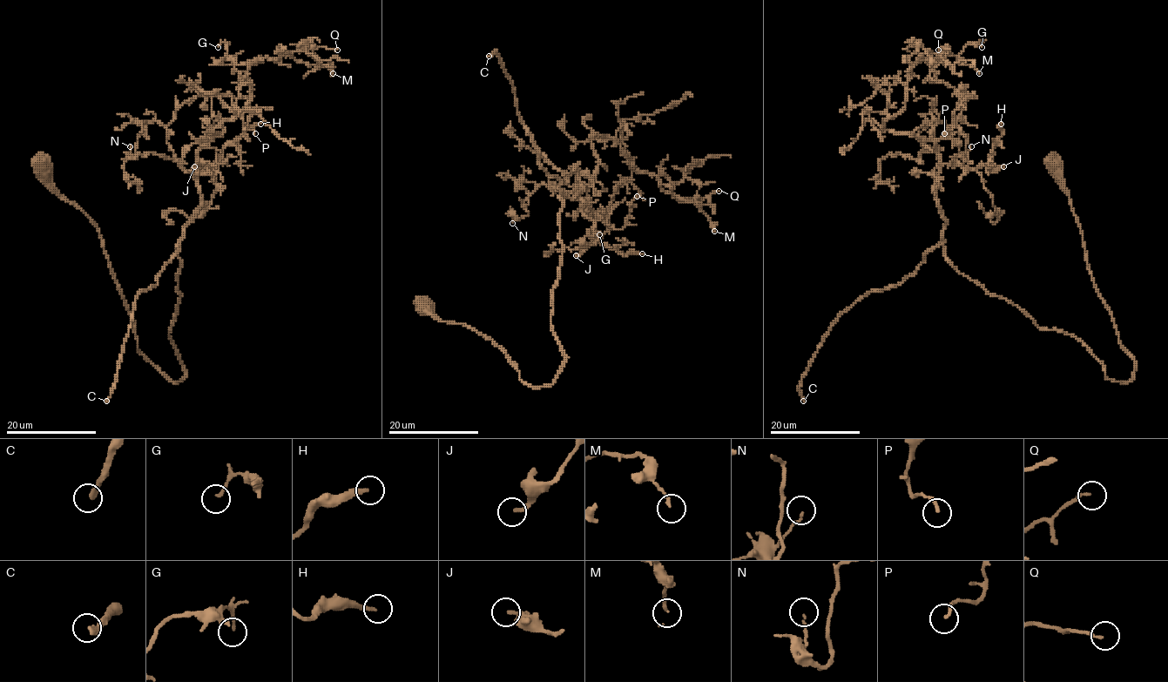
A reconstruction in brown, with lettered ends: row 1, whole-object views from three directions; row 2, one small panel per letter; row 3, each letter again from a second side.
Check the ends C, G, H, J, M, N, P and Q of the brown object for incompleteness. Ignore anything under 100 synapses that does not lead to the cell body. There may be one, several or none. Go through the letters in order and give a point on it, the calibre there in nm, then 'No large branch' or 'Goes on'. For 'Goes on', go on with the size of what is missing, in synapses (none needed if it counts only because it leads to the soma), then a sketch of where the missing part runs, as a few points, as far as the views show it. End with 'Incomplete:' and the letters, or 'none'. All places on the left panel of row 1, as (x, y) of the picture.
C: Place: (106, 401). Thickness 280 nm. Goes on. Roughly 190 synapses
G: Place: (218, 47). Thickness 140 nm. No large branch
H: Place: (260, 124). Thickness 220 nm. No large branch
J: Place: (194, 166). Thickness 190 nm. No large branch
M: Place: (333, 73). Thickness 160 nm. No large branch
N: Place: (130, 146). Thickness 100 nm. No large branch
P: Place: (255, 133). Thickness 180 nm. No large branch
Q: Place: (337, 50). Thickness 140 nm. No large branch
Incomplete: C

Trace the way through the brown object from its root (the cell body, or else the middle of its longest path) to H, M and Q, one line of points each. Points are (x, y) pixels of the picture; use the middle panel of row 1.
H: (422, 307), (489, 338), (544, 387), (566, 359), (551, 328), (559, 196), (581, 185), (590, 236), (642, 253)
M: (422, 307), (489, 338), (525, 383), (552, 382), (559, 196), (590, 184), (594, 135), (714, 231)
Q: (422, 307), (549, 386), (566, 359), (559, 196), (590, 184), (591, 138), (682, 202), (719, 191)

